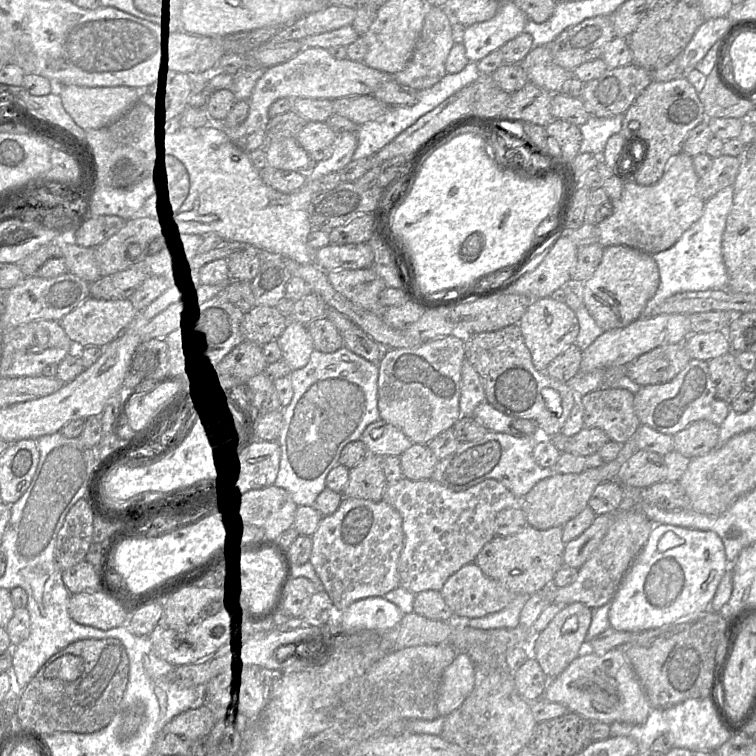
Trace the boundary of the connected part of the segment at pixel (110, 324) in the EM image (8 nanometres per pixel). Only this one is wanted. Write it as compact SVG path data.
M88 296L58 322L76 348L105 347L127 328L137 311L128 298L101 299Z

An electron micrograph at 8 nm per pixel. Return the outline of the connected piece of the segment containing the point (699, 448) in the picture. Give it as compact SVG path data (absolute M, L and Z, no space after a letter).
M699 420L673 436L674 450L693 459L703 456L718 446L720 426Z

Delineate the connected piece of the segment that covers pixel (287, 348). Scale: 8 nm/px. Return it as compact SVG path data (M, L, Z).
M290 320L277 340L282 351L282 360L292 371L305 367L314 351L313 341L306 326Z

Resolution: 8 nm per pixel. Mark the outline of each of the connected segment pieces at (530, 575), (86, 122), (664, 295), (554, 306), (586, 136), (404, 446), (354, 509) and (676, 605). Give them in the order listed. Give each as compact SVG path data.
M527 525L511 536L495 536L481 549L474 563L486 576L516 595L532 595L552 585L555 574L563 566L564 547L562 527L538 530Z
M56 86L64 110L84 130L109 125L139 100L139 89L128 86Z
M729 185L705 202L702 216L670 248L651 254L657 263L660 282L654 296L647 302L641 317L651 316L651 310L670 296L690 291L727 289L728 273L722 255L722 237L733 204L733 185Z
M550 296L533 300L518 325L530 351L533 365L540 372L545 372L556 356L575 343L579 333L579 322L575 311L565 302L556 301Z
M624 115L598 118L590 116L586 123L579 126L582 134L580 152L601 155L608 139L621 131Z
M381 419L368 425L359 440L368 454L378 457L399 457L413 444L398 428Z
M343 497L333 514L322 517L311 539L312 552L309 562L322 583L322 589L330 597L335 614L342 612L358 600L372 596L384 596L399 586L398 561L404 547L402 517L384 499L371 501Z
M655 524L610 602L610 627L636 633L707 612L730 565L723 542L715 532Z

